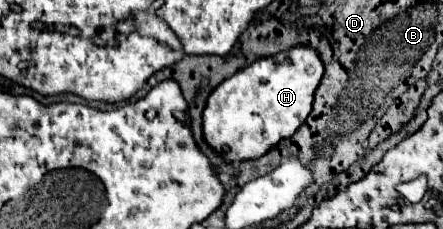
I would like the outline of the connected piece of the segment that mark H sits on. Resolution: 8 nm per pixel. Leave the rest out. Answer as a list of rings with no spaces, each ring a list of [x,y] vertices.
[[[295,45],[271,57],[261,57],[233,77],[219,83],[203,111],[205,141],[227,161],[257,159],[279,139],[291,137],[311,113],[313,95],[321,83],[325,65],[319,51],[309,45]]]

